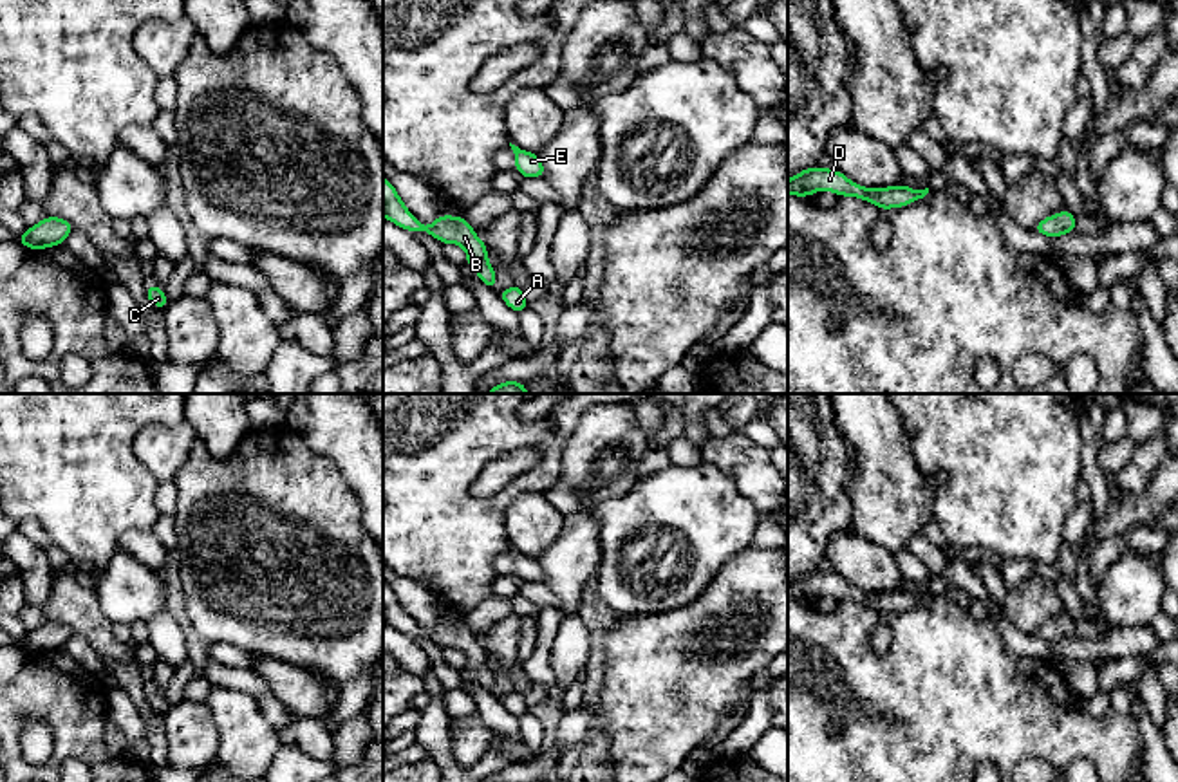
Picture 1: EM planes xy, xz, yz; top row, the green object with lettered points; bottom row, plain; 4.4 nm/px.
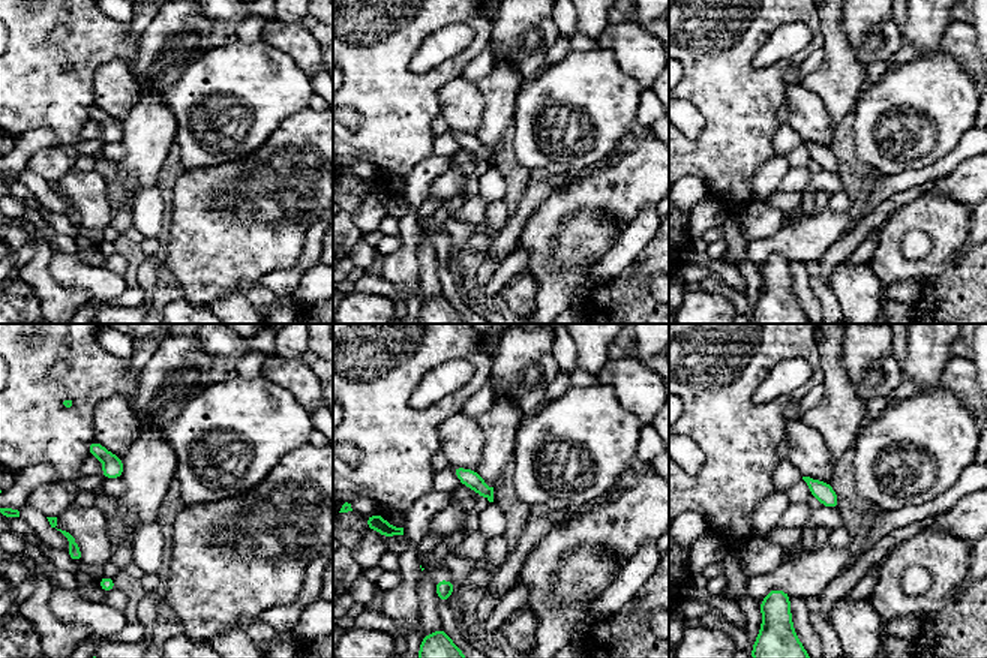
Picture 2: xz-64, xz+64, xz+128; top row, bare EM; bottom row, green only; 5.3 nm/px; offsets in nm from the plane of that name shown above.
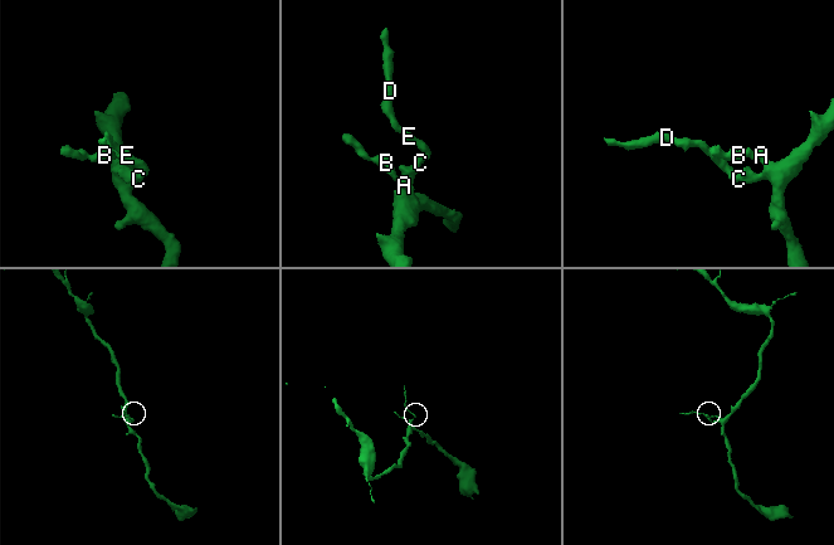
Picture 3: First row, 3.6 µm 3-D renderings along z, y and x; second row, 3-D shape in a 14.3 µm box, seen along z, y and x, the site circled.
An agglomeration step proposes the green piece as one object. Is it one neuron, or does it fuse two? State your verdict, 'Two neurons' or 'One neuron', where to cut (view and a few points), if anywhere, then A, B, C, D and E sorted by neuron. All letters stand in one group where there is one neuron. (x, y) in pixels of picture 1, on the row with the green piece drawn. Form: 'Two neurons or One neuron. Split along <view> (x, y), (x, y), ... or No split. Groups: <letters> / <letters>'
One neuron. No split. Groups: A B C D E

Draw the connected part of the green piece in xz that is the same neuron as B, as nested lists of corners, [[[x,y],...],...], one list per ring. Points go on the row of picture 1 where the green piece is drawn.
[[[383,177],[383,217],[412,233],[425,231],[441,244],[457,244],[466,251],[466,265],[473,267],[479,280],[493,289],[497,275],[488,262],[488,247],[477,237],[475,229],[464,217],[439,215],[430,226],[423,226],[405,206],[394,184]]]

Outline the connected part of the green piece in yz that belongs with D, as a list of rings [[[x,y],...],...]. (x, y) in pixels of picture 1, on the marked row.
[[[806,168],[795,177],[788,179],[788,195],[809,197],[820,190],[833,191],[838,197],[856,197],[874,204],[880,209],[905,208],[929,193],[925,190],[912,190],[905,184],[885,188],[865,188],[847,179],[840,170],[833,168]]]

